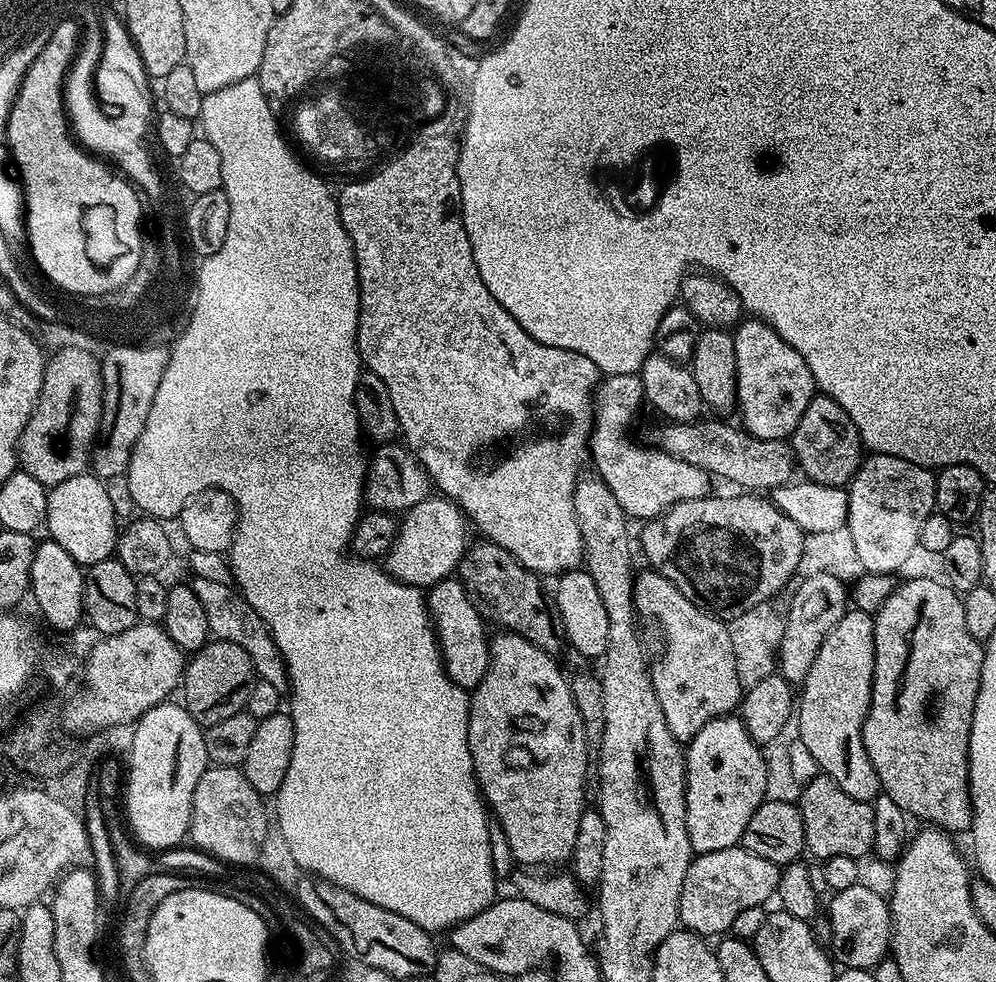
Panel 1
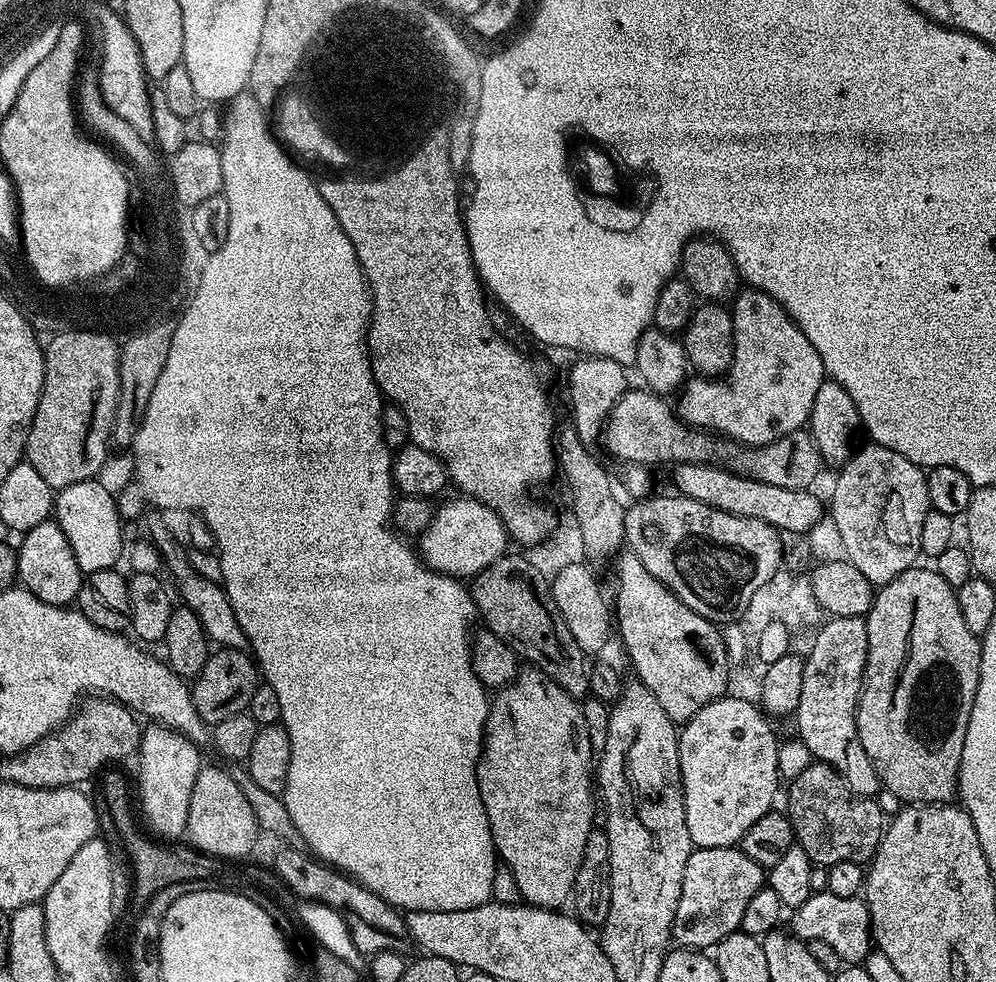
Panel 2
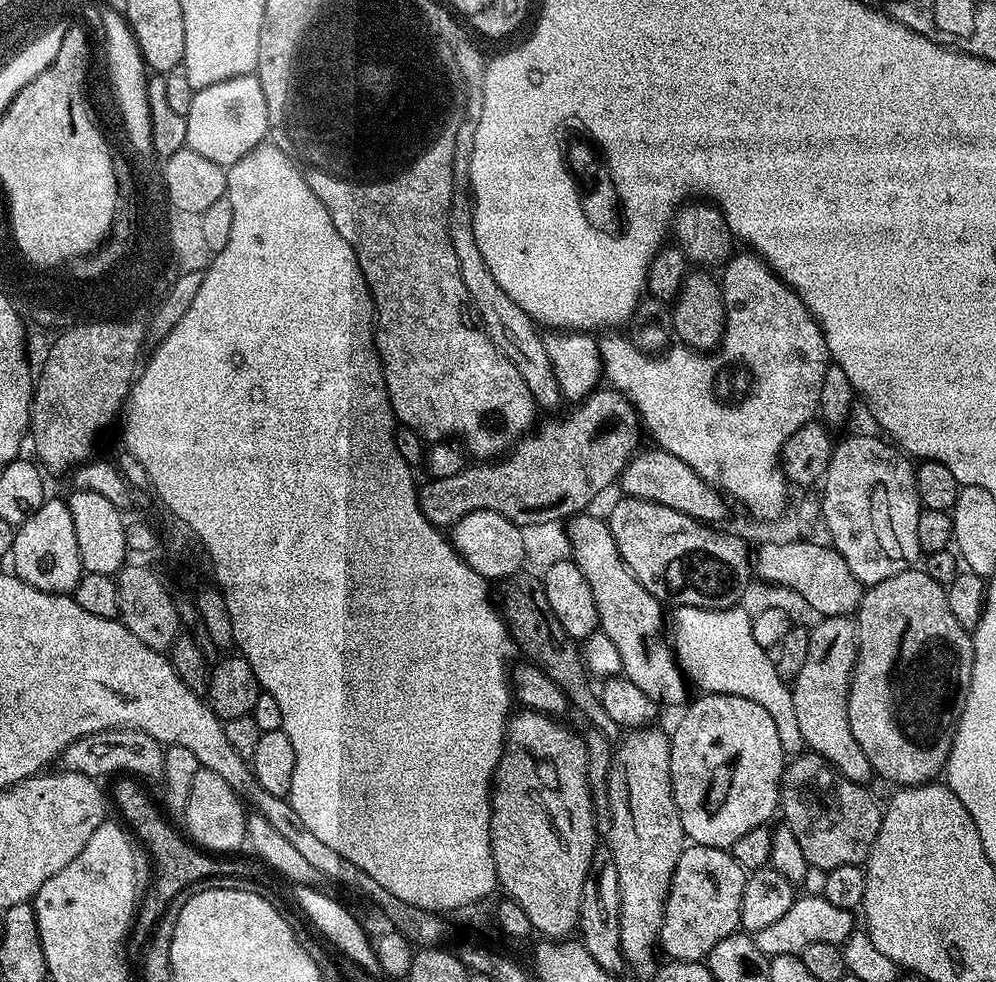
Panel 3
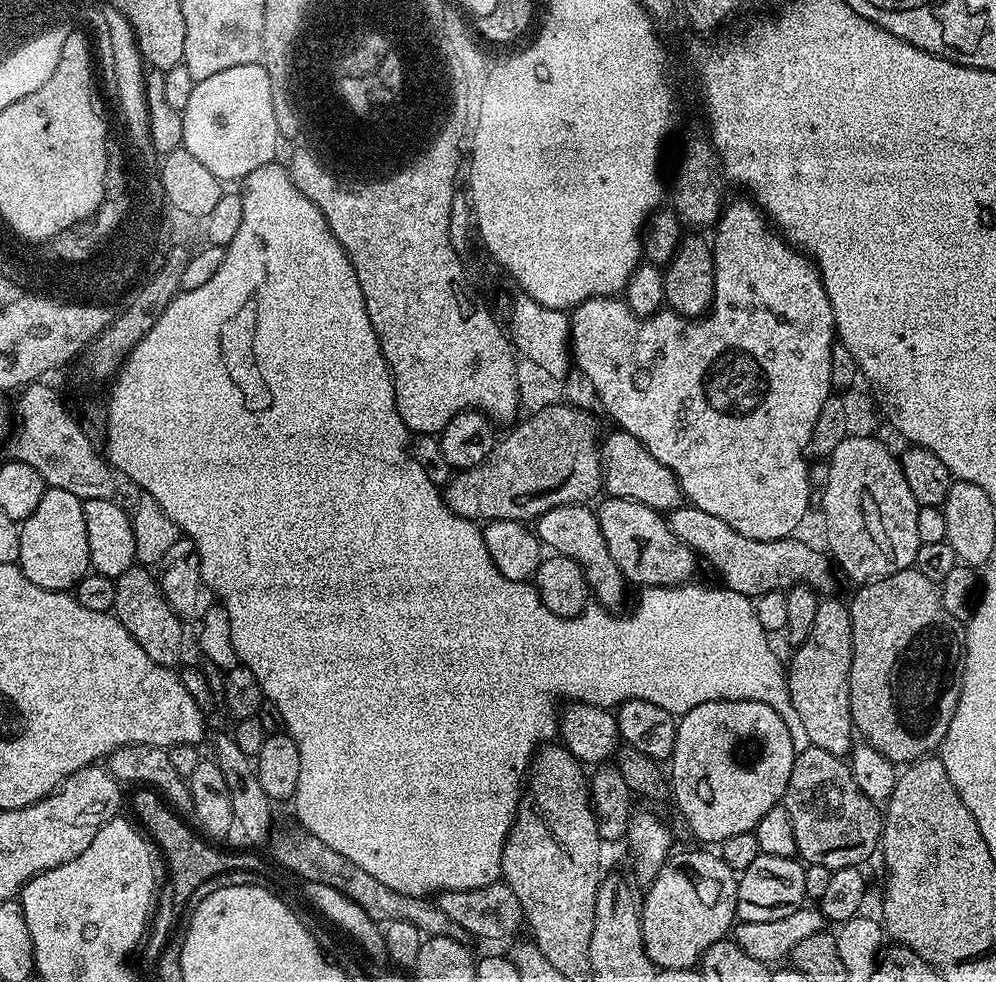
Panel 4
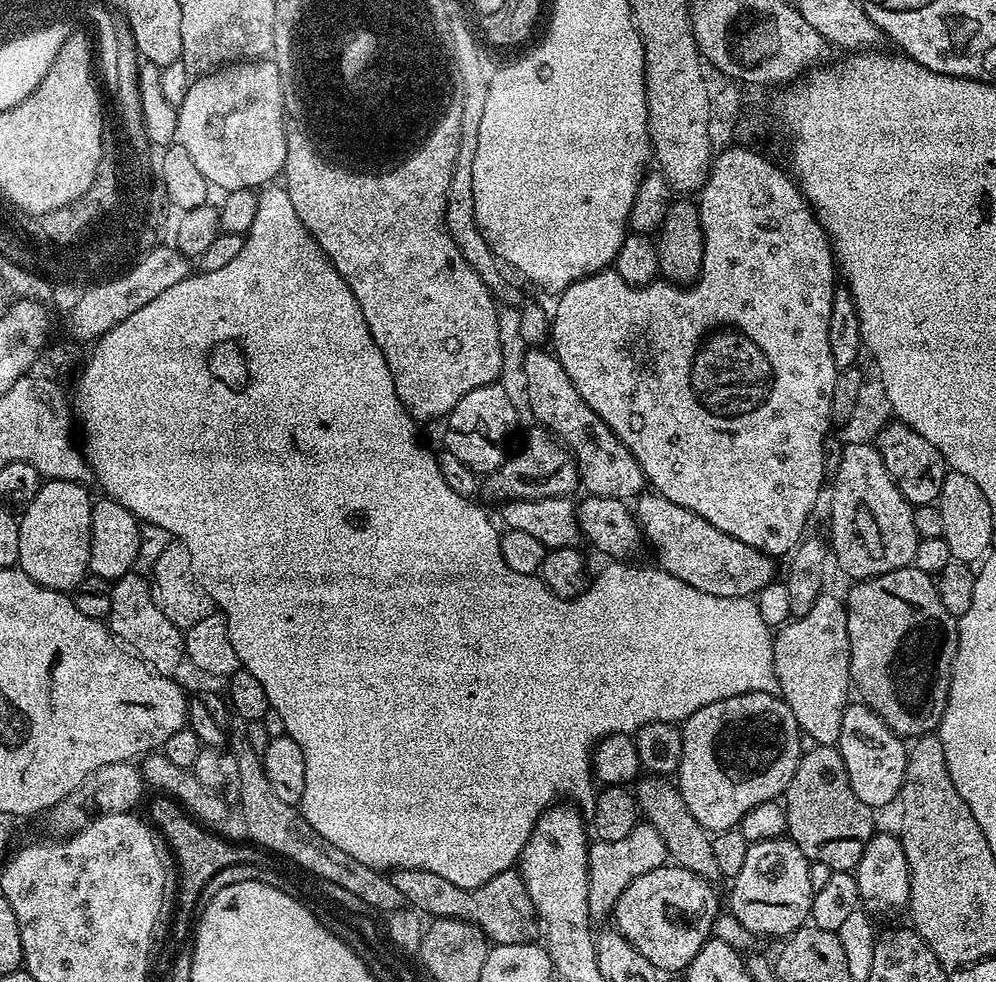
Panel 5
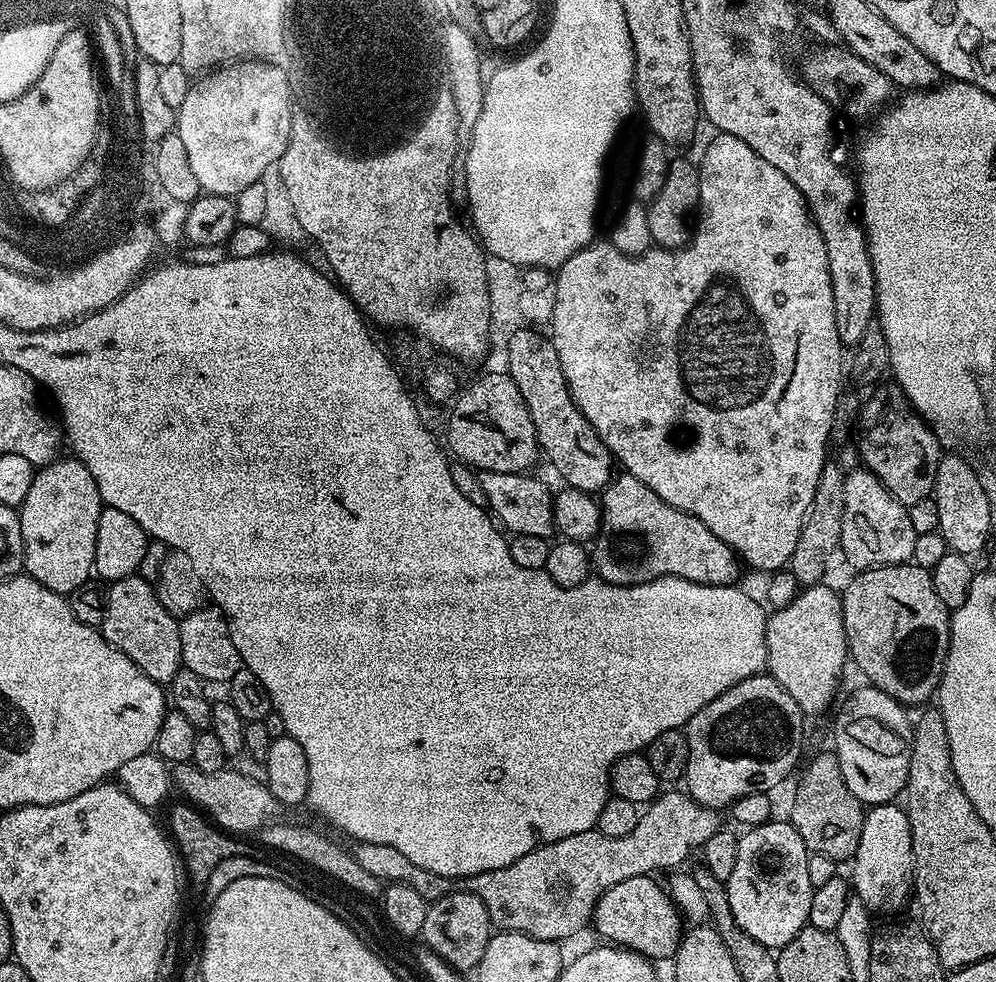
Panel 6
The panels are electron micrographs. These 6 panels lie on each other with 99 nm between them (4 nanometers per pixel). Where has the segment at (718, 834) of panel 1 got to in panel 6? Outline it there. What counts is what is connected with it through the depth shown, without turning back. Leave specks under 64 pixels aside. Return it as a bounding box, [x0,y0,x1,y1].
[683,674,806,810]

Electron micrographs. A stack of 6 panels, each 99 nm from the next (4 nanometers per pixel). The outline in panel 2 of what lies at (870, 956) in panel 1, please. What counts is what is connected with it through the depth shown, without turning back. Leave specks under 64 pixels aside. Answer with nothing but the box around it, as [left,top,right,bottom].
[790,892,870,965]

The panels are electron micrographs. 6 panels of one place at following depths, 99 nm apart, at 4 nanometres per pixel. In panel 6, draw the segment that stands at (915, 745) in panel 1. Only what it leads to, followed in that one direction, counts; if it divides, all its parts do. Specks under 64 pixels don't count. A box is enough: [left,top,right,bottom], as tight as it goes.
[842,563,950,706]

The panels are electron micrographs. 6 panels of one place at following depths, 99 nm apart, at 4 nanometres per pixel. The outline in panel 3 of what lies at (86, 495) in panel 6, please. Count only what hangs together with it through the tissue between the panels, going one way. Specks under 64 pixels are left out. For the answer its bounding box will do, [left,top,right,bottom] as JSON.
[11,499,84,593]

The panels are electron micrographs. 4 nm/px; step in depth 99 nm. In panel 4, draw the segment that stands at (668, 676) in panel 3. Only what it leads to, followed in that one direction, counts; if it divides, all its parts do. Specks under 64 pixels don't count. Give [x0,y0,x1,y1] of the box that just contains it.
[534,504,626,610]

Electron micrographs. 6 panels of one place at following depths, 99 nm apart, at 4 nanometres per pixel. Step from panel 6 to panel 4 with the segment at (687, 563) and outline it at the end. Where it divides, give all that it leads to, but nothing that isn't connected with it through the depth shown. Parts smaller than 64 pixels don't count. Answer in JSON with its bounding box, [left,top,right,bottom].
[666,506,833,598]

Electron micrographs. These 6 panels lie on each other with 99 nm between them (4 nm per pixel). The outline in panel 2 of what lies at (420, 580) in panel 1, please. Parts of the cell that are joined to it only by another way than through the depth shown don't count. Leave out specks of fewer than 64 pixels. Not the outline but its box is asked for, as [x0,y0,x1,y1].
[418,499,510,578]

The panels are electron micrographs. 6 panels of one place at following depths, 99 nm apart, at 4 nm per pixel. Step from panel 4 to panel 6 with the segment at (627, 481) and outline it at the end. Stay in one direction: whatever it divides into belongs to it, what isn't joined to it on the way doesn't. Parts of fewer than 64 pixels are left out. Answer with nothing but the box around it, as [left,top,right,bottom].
[508,326,614,494]

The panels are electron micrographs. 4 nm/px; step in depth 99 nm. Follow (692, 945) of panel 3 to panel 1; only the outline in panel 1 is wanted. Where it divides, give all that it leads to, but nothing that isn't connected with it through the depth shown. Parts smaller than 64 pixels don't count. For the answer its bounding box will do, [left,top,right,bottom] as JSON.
[680,846,781,938]

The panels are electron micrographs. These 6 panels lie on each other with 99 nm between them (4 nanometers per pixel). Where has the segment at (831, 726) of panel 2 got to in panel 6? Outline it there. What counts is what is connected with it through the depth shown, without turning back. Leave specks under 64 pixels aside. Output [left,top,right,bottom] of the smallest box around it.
[767,582,850,718]

